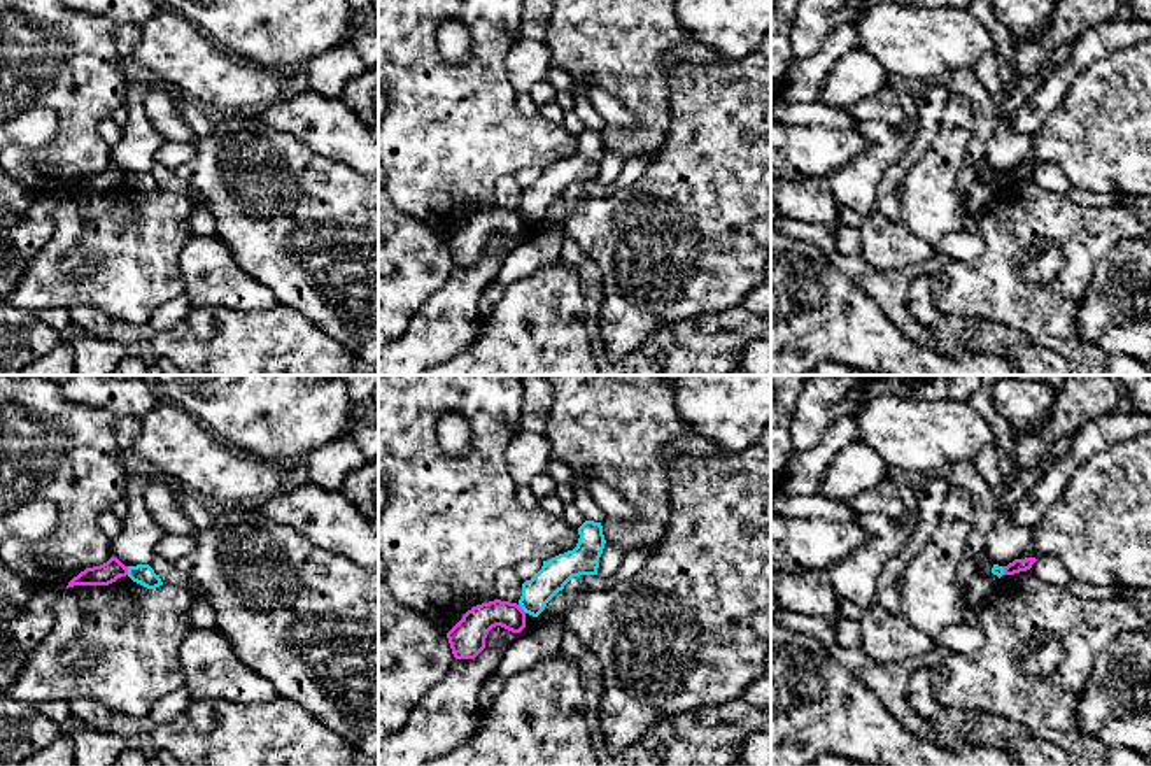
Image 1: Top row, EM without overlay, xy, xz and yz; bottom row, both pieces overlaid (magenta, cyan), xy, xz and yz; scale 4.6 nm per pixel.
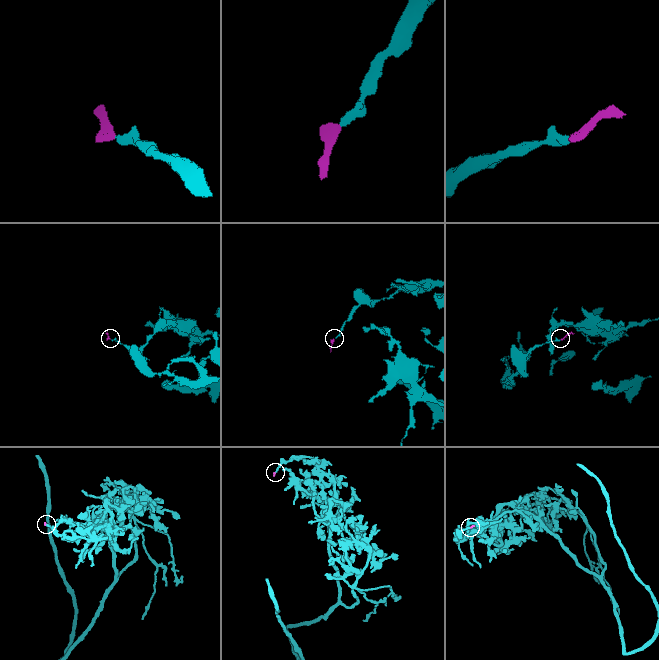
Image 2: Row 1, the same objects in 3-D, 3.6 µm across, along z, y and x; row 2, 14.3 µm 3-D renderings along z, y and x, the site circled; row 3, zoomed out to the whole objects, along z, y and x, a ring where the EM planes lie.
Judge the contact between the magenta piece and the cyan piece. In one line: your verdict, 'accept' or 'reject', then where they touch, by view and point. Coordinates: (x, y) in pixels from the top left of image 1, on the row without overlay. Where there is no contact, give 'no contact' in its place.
reject; contact xz (521, 216)

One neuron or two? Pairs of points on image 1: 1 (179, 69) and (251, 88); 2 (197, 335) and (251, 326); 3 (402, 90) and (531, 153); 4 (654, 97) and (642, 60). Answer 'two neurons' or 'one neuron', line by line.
1: one neuron
2: one neuron
3: one neuron
4: one neuron

